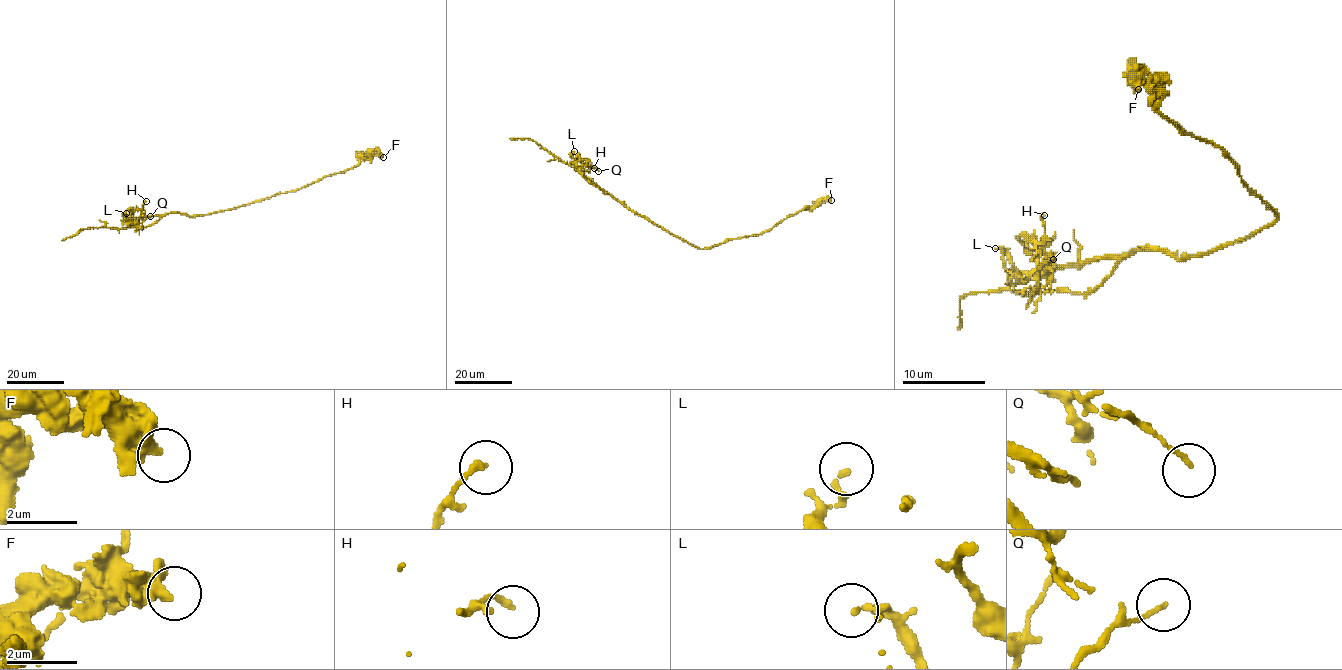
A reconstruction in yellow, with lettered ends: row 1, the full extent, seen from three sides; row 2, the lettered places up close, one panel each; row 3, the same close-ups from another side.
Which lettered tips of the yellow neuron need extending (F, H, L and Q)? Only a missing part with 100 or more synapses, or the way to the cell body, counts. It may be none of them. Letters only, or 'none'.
none

